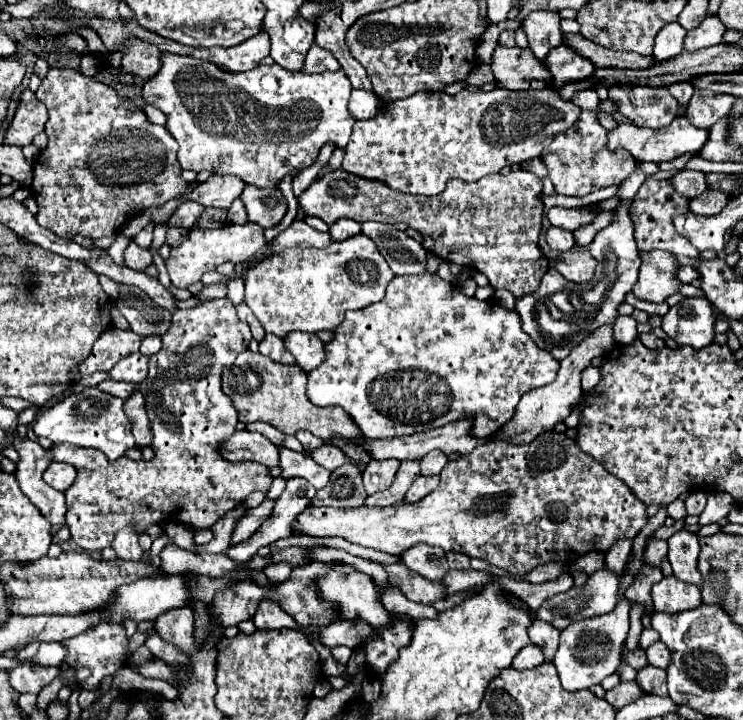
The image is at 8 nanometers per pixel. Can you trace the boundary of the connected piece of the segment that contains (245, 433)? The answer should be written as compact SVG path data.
M237 430L229 440L223 442L221 454L229 462L259 462L267 468L279 464L279 446L275 446L269 438L249 430Z

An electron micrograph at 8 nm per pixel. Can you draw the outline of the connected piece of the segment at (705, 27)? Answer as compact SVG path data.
M707 16L701 26L697 26L695 30L689 30L685 36L685 50L687 52L695 52L701 48L709 48L721 42L725 34L725 26L721 24L721 20L717 16Z

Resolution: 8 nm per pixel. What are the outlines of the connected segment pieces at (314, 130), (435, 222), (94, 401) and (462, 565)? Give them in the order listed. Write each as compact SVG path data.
M161 52L161 68L157 70L157 74L153 74L153 78L149 78L143 84L141 96L147 104L159 108L165 116L167 116L167 130L171 132L171 136L177 140L179 144L179 164L183 170L209 170L213 174L235 174L239 178L243 178L247 184L253 184L257 188L267 188L267 186L275 186L287 172L291 170L303 170L307 166L313 164L313 160L317 158L319 150L323 144L333 142L337 146L345 146L349 142L349 134L351 128L355 124L355 118L349 114L347 104L349 104L349 96L351 96L351 82L345 74L345 70L337 70L337 72L321 72L321 74L303 74L303 72L287 72L285 68L281 68L279 64L273 66L255 66L253 70L247 72L229 72L209 60L199 60L193 56L179 56L179 54L169 54L169 52Z
M333 170L325 176L317 178L301 196L299 206L307 216L317 216L327 224L337 222L339 218L351 218L357 222L383 222L383 224L407 224L409 228L417 230L423 236L423 248L433 256L453 262L471 270L485 274L495 290L505 288L515 294L515 298L523 298L527 294L537 292L537 286L543 274L549 270L549 260L539 248L539 232L541 232L541 218L543 218L543 184L539 178L523 170L513 170L507 176L493 174L485 176L479 182L465 182L465 180L449 180L445 190L437 196L415 196L407 192L399 192L389 188L387 184L377 180L367 180L363 176Z
M97 386L83 388L79 394L67 396L53 408L45 410L41 416L37 416L33 432L35 436L45 436L51 442L67 442L81 448L101 450L109 460L121 458L129 448L135 446L131 420L123 410L123 400L97 390Z
M447 552L447 562L451 570L469 570L471 568L471 558L467 554Z

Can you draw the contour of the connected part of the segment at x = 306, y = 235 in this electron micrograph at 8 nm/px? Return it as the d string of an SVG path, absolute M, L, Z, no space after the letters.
M295 218L291 226L287 226L279 236L275 236L271 242L265 244L267 248L267 254L273 256L285 248L307 248L307 246L315 246L315 248L321 248L321 246L327 246L331 242L331 236L327 232L319 232L319 230L313 230L311 226L305 224L305 220L299 220Z

